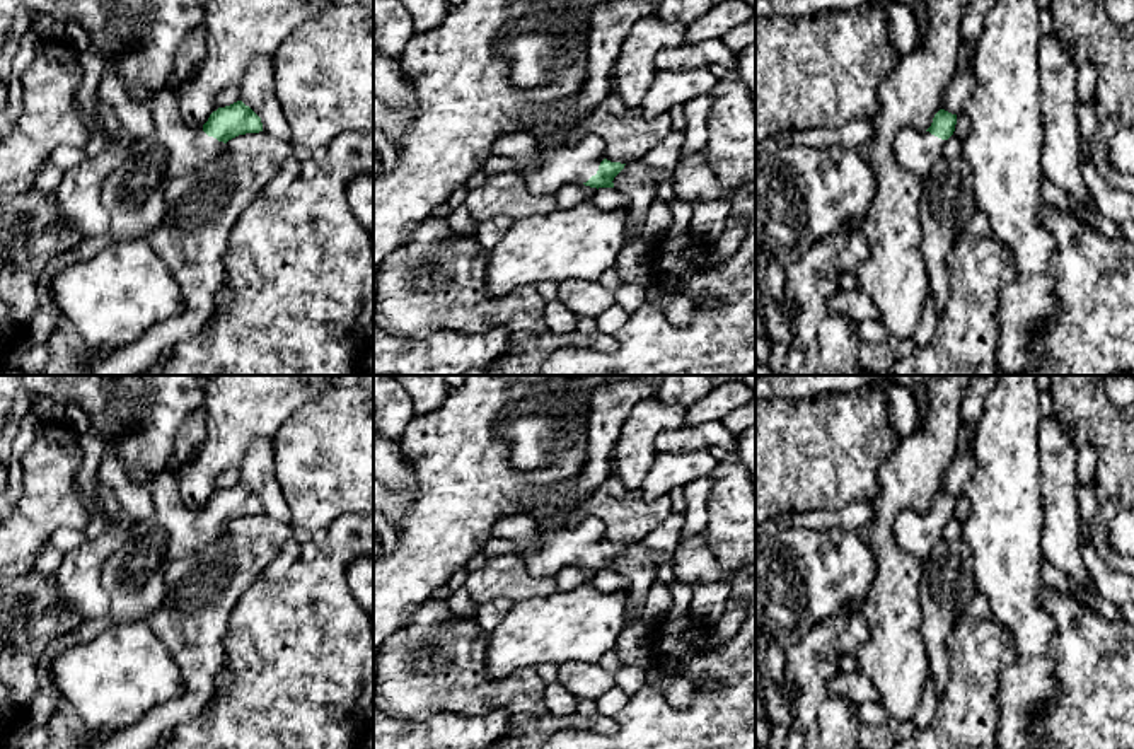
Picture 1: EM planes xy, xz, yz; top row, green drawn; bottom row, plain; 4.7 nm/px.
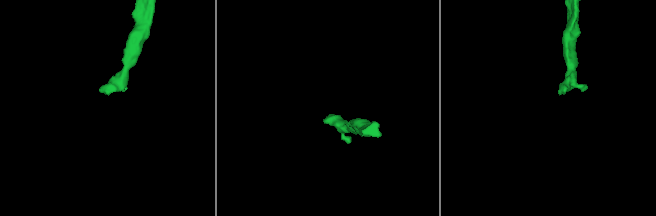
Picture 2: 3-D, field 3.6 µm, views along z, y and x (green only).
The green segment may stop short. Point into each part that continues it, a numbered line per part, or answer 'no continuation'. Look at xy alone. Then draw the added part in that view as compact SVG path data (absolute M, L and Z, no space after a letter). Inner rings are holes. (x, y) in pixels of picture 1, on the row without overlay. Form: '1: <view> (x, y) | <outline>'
1: xy (164, 548) | M162 473L150 485L155 512L138 520L126 543L104 563L101 585L109 599L109 613L116 623L148 621L164 602L169 589L186 578L201 561L205 549L225 534L225 525L184 503L176 473Z

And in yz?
1: yz (916, 533) | M904 510L895 522L894 532L899 546L926 561L941 539L946 522L929 514Z

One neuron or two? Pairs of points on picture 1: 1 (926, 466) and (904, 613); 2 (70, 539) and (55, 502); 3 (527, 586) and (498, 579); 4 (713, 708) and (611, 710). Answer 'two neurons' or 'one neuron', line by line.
1: one neuron
2: two neurons
3: one neuron
4: two neurons

